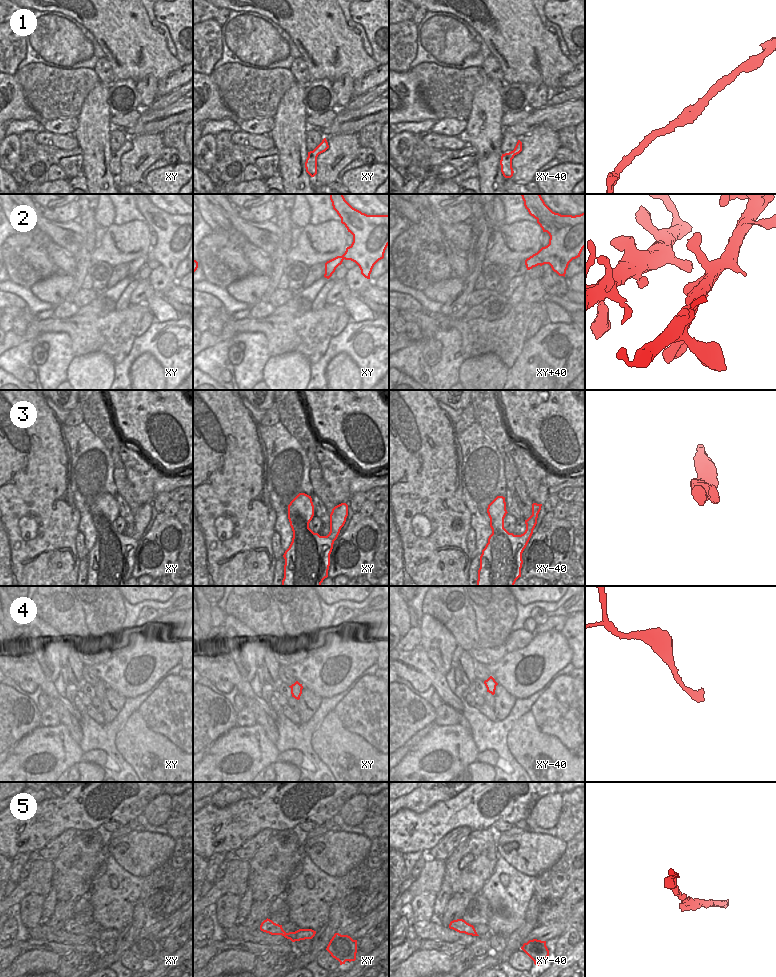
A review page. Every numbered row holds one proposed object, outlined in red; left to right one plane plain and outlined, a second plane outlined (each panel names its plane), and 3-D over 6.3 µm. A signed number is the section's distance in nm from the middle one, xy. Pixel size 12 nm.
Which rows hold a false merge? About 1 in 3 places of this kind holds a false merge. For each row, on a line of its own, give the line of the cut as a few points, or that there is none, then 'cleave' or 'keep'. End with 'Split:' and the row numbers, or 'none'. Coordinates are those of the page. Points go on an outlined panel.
1: no cut; keep
2: no cut; keep
3: no cut; keep
4: no cut; keep
5: no cut; keep
Split: none

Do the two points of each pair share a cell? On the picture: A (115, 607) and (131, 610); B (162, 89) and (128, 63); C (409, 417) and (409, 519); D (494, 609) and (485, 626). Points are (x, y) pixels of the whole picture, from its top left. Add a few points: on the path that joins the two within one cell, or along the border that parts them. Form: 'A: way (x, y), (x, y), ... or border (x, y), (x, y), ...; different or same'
A: border (123, 599), (125, 617), (120, 631); different
B: border (179, 67), (159, 80); different
C: way (409, 442), (409, 494); same
D: way (494, 613), (494, 617), (489, 622); same

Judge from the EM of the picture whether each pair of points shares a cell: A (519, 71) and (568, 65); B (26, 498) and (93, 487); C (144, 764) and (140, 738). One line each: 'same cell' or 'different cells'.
A: same cell
B: different cells
C: same cell

